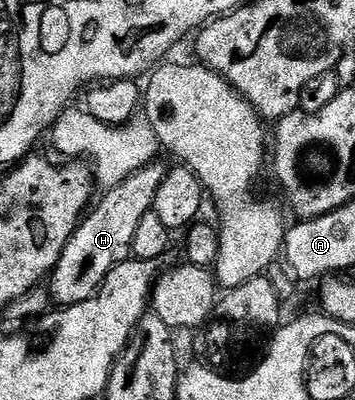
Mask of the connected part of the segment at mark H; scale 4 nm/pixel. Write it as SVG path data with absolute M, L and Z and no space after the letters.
M159 163L146 165L144 169L139 169L132 177L125 179L125 183L106 190L107 198L84 216L50 274L49 297L54 304L56 301L59 307L70 307L85 303L98 293L111 268L131 257L133 231L137 231L137 223L141 223L141 219L152 212L157 187L161 187L164 172L164 166L159 166Z

